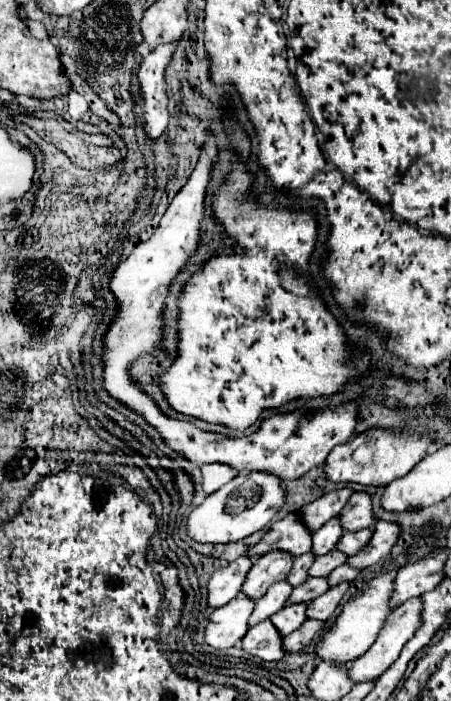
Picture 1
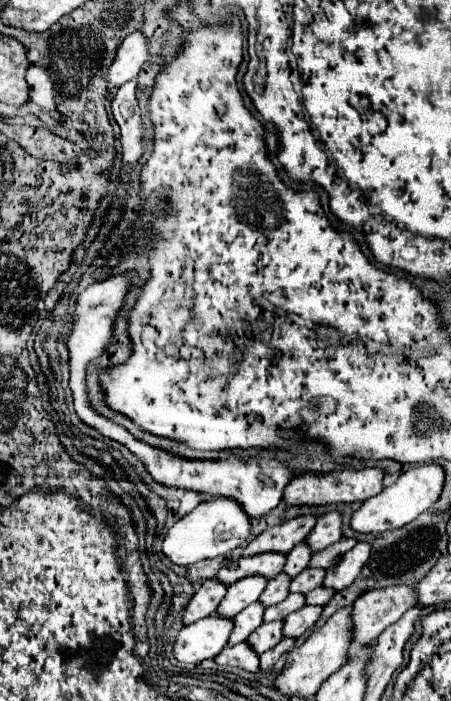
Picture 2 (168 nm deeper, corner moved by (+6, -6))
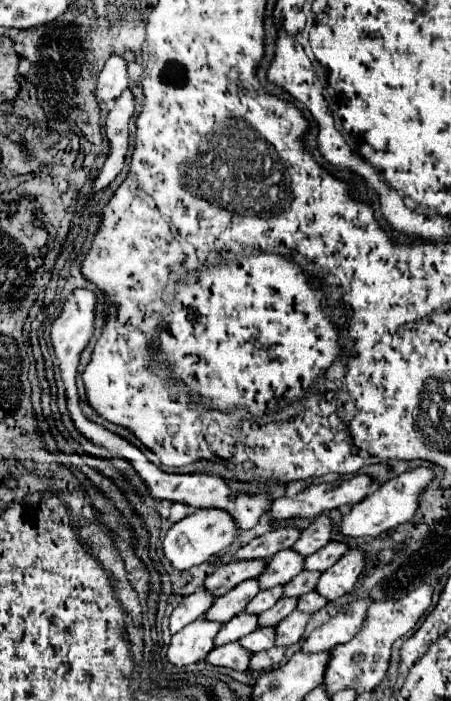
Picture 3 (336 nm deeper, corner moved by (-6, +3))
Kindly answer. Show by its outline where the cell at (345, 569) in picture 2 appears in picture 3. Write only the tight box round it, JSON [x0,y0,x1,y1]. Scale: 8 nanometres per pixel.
[316,549,362,601]

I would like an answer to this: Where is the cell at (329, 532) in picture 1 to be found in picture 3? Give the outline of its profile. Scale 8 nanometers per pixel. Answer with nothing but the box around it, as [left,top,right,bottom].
[256,551,304,589]

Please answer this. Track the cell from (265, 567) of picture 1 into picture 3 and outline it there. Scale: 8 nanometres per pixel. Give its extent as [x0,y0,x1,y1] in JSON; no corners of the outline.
[204,579,260,623]

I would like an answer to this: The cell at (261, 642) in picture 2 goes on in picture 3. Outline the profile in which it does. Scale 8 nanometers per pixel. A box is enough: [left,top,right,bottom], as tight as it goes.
[238,627,274,653]

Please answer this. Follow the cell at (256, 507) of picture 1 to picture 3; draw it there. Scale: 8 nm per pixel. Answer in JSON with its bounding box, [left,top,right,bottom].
[162,511,236,571]

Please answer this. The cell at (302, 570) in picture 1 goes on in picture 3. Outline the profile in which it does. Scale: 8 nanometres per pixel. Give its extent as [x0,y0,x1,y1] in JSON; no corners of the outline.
[244,587,282,615]

